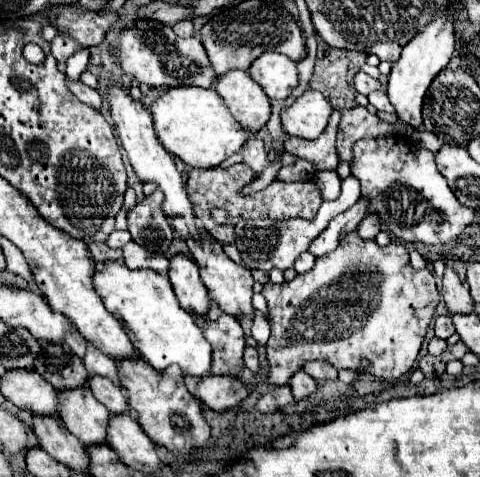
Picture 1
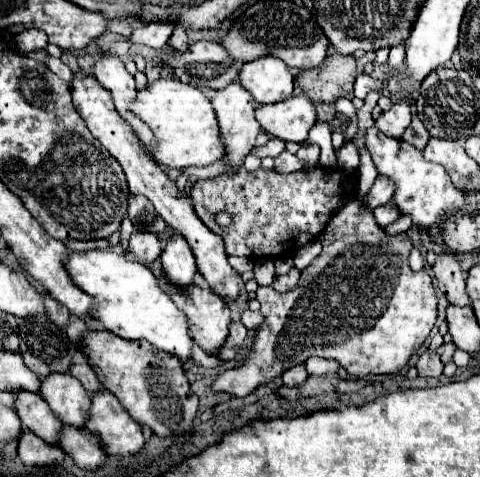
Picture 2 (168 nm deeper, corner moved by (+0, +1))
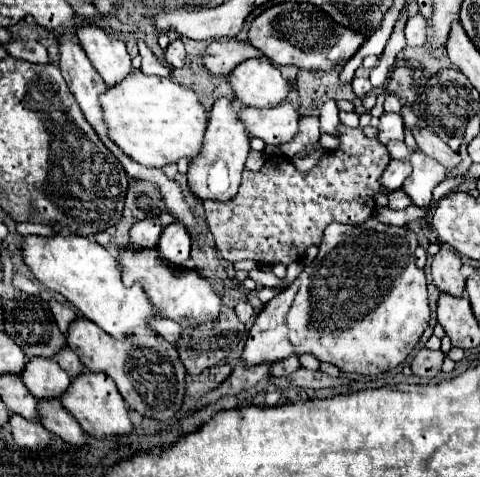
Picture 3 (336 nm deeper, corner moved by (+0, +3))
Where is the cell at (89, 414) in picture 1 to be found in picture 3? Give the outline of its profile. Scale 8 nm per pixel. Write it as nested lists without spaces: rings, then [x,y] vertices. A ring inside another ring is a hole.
[[[30,359],[20,377],[28,391],[40,401],[62,401],[62,395],[72,383],[68,373],[52,359]]]

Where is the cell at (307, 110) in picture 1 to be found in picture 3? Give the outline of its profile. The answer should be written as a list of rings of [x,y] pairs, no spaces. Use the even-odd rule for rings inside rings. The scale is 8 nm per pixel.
[[[284,101],[274,109],[242,107],[240,119],[244,121],[250,137],[260,137],[270,145],[284,145],[292,141],[300,125],[300,113],[290,101]]]

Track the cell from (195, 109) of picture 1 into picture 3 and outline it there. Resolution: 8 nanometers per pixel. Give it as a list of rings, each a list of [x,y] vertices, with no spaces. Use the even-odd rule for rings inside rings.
[[[132,71],[122,83],[106,89],[100,97],[104,121],[110,129],[110,139],[134,161],[144,167],[164,167],[180,159],[196,159],[202,149],[208,111],[198,95],[168,77],[148,77]]]

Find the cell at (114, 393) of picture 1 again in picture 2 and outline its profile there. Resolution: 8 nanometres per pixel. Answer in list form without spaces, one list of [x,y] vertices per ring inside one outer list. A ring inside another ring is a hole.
[[[74,363],[70,375],[74,375],[74,377],[84,385],[84,389],[86,389],[88,393],[96,393],[96,391],[102,389],[96,373],[92,371],[92,367],[90,367],[88,363]]]

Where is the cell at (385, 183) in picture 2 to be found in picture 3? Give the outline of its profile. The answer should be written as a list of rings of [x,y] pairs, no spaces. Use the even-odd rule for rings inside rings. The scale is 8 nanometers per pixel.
[[[390,161],[388,167],[386,167],[386,171],[382,173],[382,179],[380,179],[382,181],[382,187],[386,191],[400,189],[410,171],[412,171],[410,163],[406,163],[406,161]]]

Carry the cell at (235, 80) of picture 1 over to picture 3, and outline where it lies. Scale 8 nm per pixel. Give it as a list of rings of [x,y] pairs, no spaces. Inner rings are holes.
[[[220,97],[210,111],[210,121],[208,121],[208,129],[204,135],[204,147],[200,151],[200,155],[190,163],[188,167],[188,185],[192,189],[192,193],[198,199],[214,199],[214,201],[228,201],[236,195],[238,185],[240,185],[240,175],[244,171],[246,165],[246,157],[250,153],[250,135],[248,131],[244,131],[244,123],[240,123],[240,113],[242,105],[238,103],[238,99],[228,99],[228,97]]]

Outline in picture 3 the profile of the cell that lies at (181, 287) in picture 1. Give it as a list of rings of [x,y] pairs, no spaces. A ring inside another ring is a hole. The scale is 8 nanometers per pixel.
[[[176,221],[170,223],[160,235],[156,253],[166,263],[172,263],[172,265],[186,263],[190,257],[190,235],[188,235],[186,227]]]

